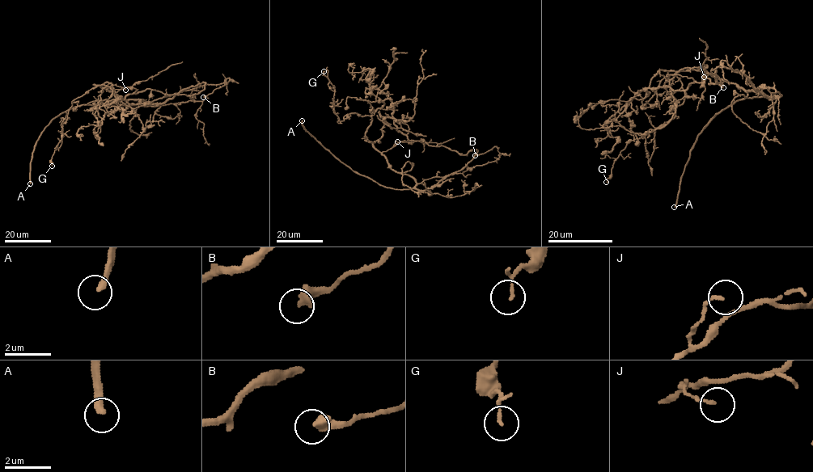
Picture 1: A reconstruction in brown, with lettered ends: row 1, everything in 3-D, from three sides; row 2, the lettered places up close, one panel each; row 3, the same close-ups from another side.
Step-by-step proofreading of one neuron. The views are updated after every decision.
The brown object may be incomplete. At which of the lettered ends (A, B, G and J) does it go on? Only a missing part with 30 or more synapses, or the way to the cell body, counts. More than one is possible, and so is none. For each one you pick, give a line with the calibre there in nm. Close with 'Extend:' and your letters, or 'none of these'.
A: Thickness 280 nm
Extend: A

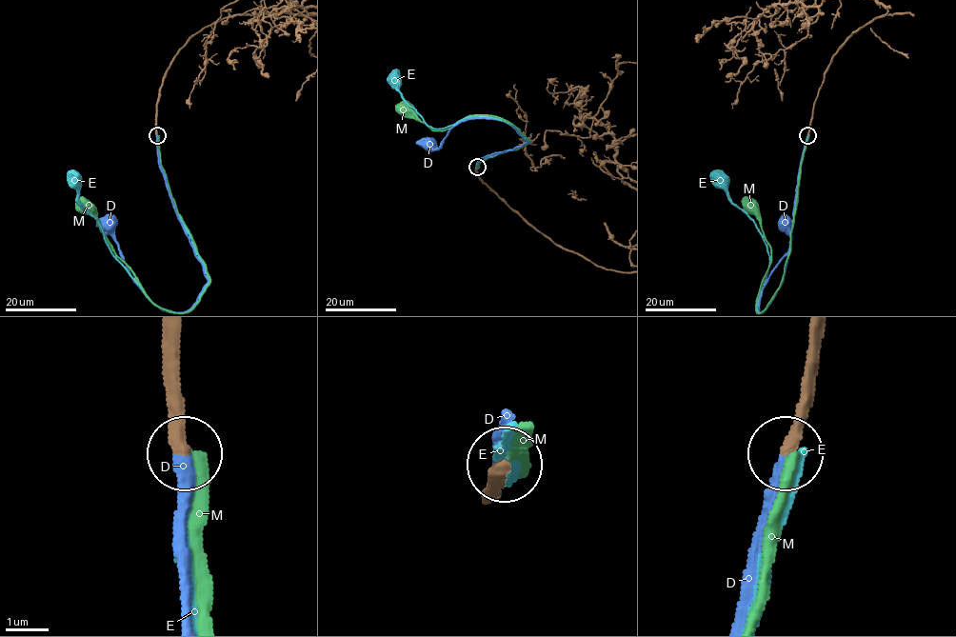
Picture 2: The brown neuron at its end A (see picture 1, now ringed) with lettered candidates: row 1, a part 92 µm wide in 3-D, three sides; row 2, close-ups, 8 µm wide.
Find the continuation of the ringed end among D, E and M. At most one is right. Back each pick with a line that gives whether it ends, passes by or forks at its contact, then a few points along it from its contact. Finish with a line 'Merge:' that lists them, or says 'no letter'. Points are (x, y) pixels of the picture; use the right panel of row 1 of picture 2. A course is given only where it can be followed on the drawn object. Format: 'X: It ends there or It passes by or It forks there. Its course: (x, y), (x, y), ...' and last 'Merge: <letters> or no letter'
D: It ends there. Its course: (807, 135), (785, 276), (759, 311), (766, 281), (788, 251), (789, 231), (784, 222)
Merge: D

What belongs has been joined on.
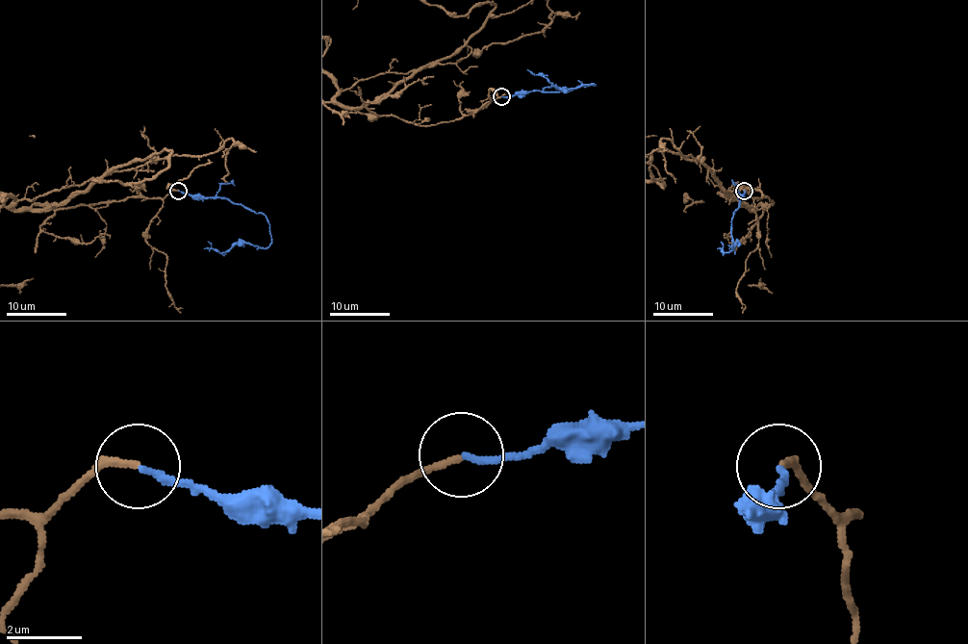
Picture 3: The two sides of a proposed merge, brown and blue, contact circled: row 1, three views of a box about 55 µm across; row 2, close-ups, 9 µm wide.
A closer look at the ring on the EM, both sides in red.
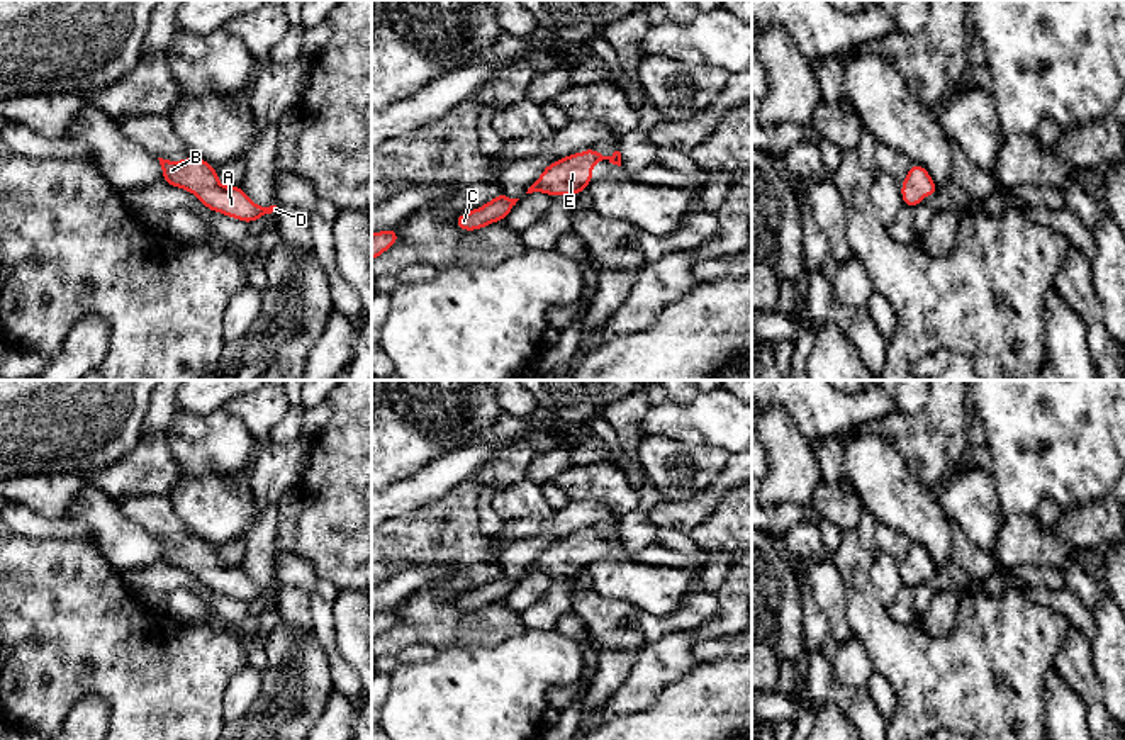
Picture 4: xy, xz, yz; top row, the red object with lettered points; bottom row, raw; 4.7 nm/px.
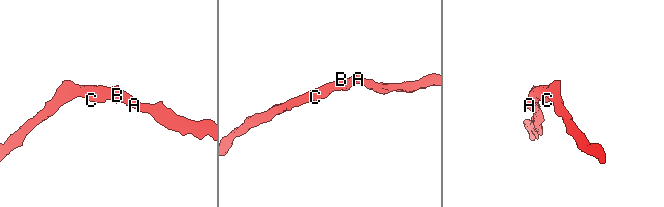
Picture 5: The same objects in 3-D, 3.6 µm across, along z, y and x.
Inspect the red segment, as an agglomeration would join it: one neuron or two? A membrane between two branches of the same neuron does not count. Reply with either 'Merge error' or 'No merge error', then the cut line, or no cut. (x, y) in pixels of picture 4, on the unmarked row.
No merge error. No split

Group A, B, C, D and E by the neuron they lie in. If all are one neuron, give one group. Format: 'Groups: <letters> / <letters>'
Groups: A B C D E

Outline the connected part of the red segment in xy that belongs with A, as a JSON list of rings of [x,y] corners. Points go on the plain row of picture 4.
[[[199,536],[185,541],[158,540],[163,550],[163,562],[195,574],[205,589],[249,604],[265,594],[280,596],[282,584],[278,580],[268,587],[260,587],[249,580],[241,565],[221,567],[217,552]]]

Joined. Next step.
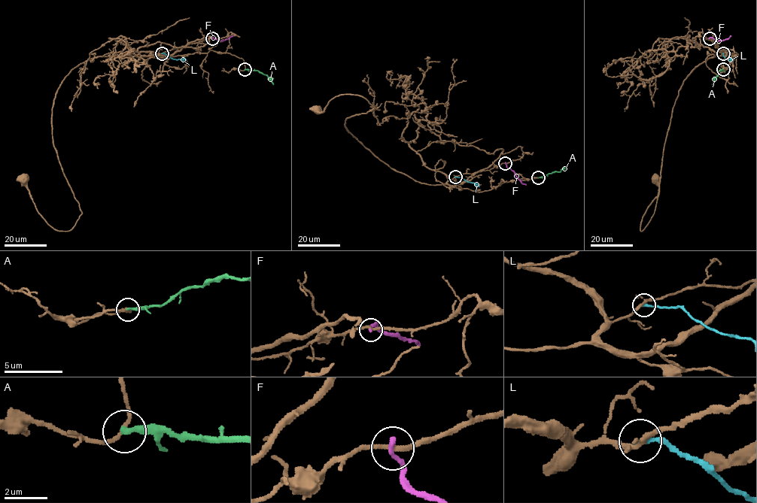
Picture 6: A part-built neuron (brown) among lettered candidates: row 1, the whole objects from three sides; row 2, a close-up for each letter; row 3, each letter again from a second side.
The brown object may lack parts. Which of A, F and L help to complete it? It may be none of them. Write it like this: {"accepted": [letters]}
{"accepted": []}

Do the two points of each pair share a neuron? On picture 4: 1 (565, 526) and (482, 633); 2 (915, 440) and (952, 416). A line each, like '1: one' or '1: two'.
1: two
2: one

